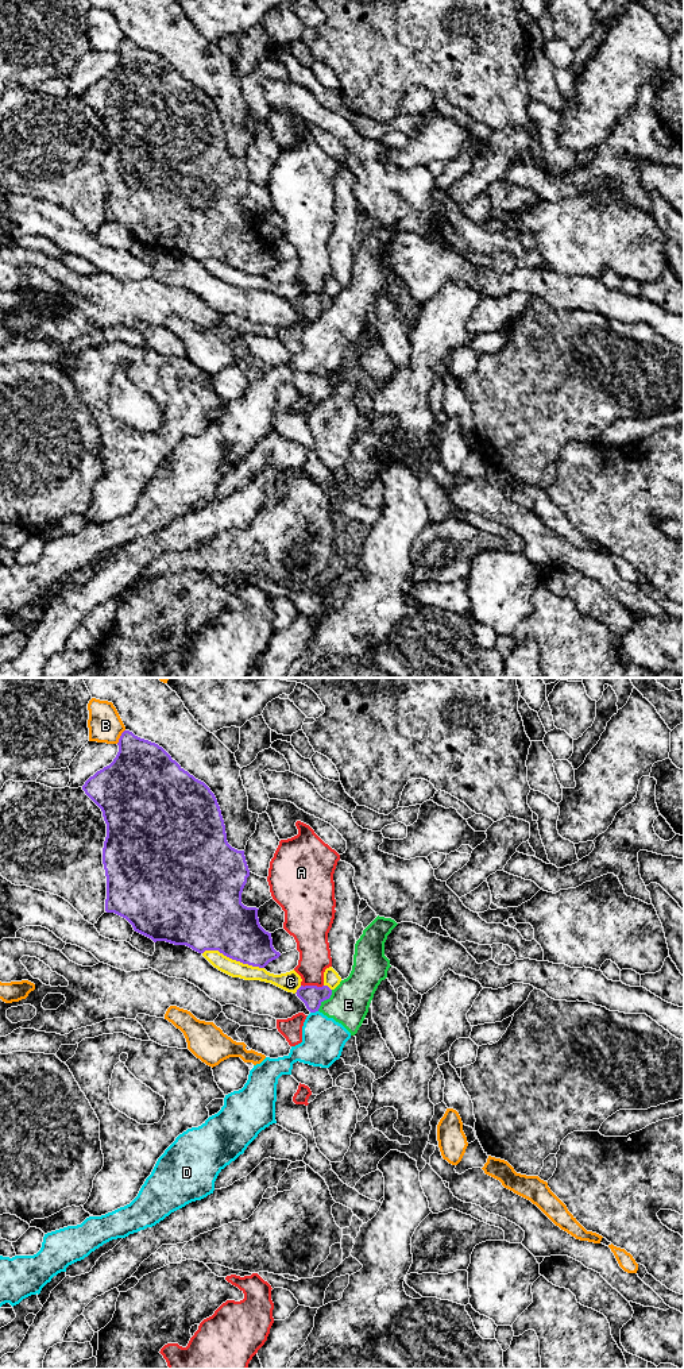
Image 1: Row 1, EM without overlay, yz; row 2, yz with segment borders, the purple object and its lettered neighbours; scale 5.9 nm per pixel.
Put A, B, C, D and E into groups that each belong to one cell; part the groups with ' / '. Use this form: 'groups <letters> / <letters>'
groups A / B / C / D E

